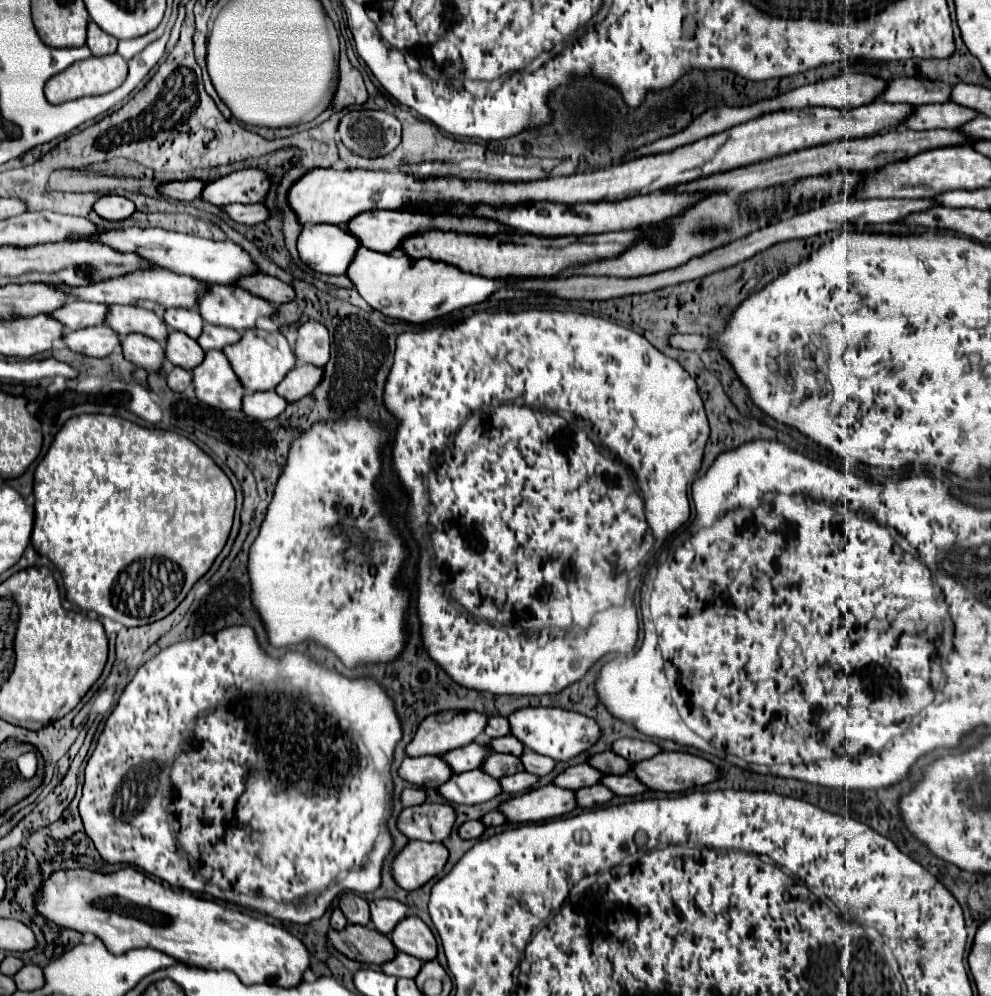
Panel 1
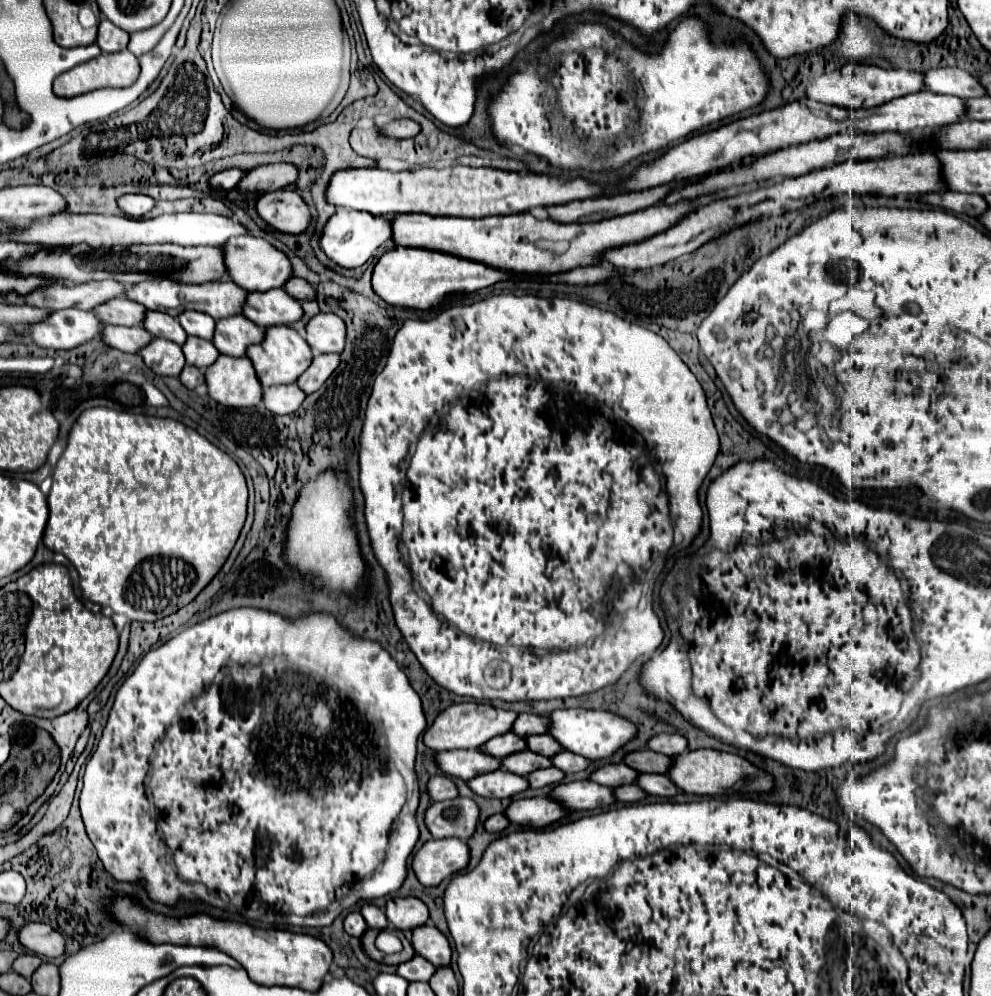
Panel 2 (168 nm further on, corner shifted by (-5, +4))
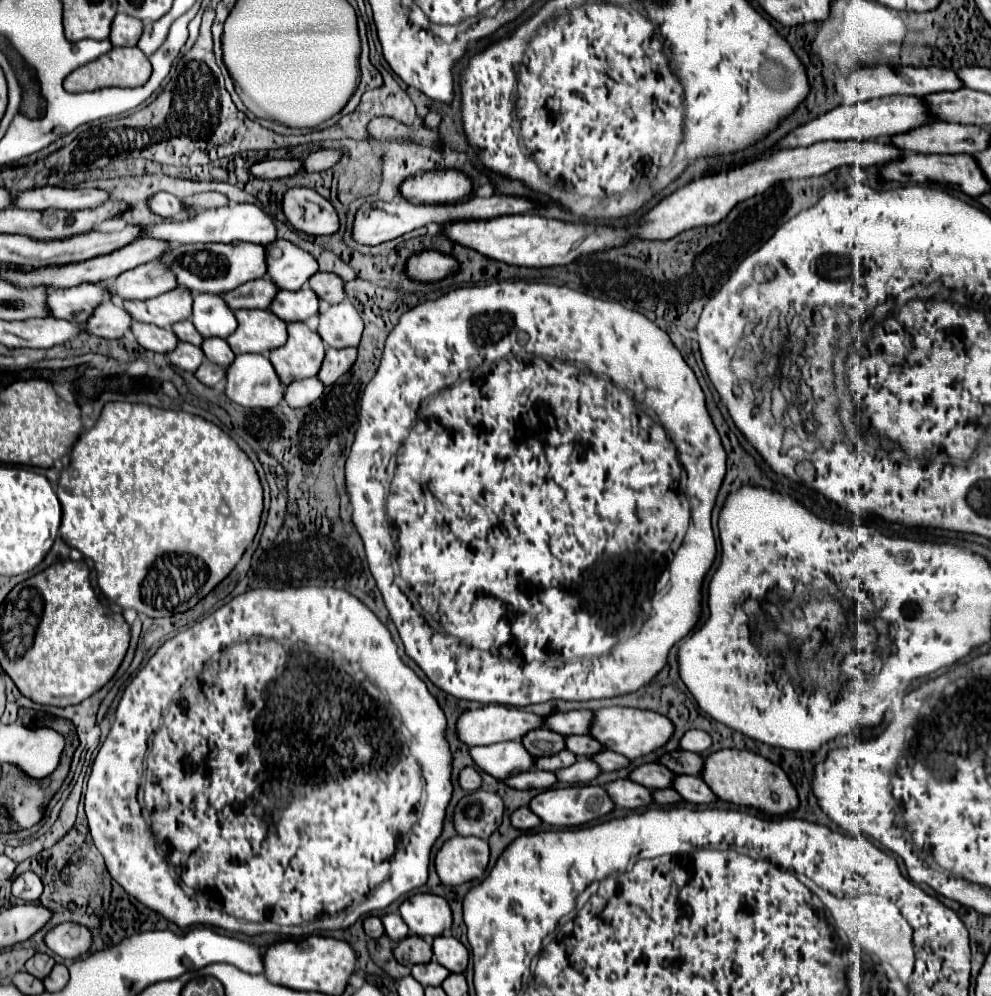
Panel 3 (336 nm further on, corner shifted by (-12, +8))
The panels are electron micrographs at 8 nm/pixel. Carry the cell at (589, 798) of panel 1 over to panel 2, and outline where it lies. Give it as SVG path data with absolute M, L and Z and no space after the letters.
M636 784L620 786L620 788L616 788L614 792L616 792L616 798L618 798L620 802L640 802L640 800L644 800L644 798L648 796L648 794L646 794L640 786L636 786Z

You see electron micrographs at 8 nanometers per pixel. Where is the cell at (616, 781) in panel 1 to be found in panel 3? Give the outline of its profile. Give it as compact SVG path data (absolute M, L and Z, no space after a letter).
M675 776L673 790L685 800L693 804L709 804L715 802L717 796L709 790L709 786L699 776Z

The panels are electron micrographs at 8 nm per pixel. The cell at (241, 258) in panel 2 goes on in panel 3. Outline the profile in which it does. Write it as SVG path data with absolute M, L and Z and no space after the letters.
M287 240L267 246L267 276L281 290L299 290L319 270L315 258Z

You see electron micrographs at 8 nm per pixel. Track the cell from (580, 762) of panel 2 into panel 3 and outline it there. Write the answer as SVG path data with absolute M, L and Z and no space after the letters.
M601 750L601 752L593 754L593 756L589 756L589 760L593 760L601 770L619 770L619 768L629 764L629 760L625 756L615 754L611 750Z

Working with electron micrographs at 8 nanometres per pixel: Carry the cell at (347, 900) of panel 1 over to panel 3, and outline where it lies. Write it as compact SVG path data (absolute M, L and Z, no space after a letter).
M385 914L385 916L381 916L381 922L385 926L385 934L393 942L399 942L401 938L405 938L409 934L409 928L407 928L407 924L403 922L403 918L399 914Z

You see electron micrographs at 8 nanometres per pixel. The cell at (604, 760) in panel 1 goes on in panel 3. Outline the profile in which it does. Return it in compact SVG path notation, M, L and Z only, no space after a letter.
M675 750L675 752L663 754L659 758L659 764L671 768L671 772L675 772L675 776L681 776L681 774L697 776L703 768L703 758L699 754L691 754L691 752L685 752L685 750Z

